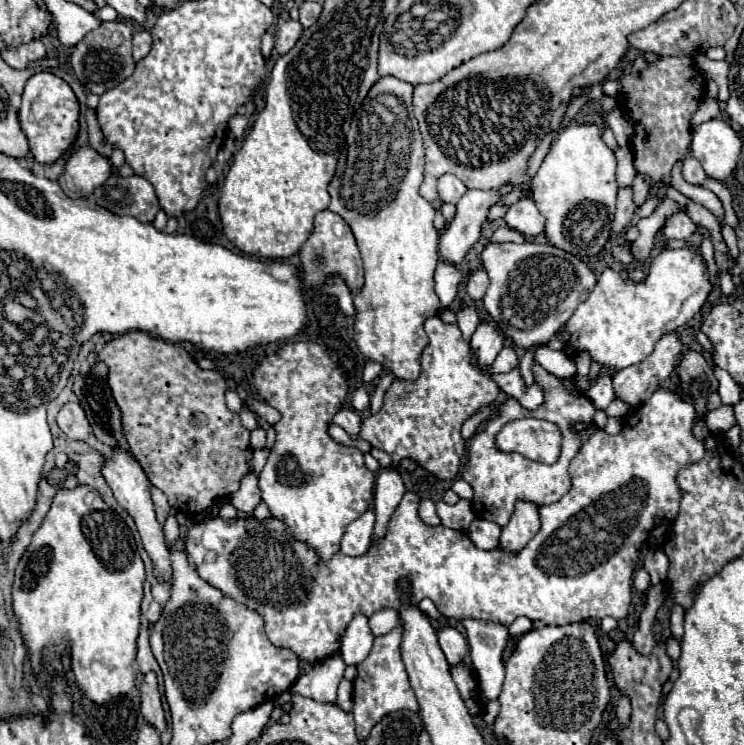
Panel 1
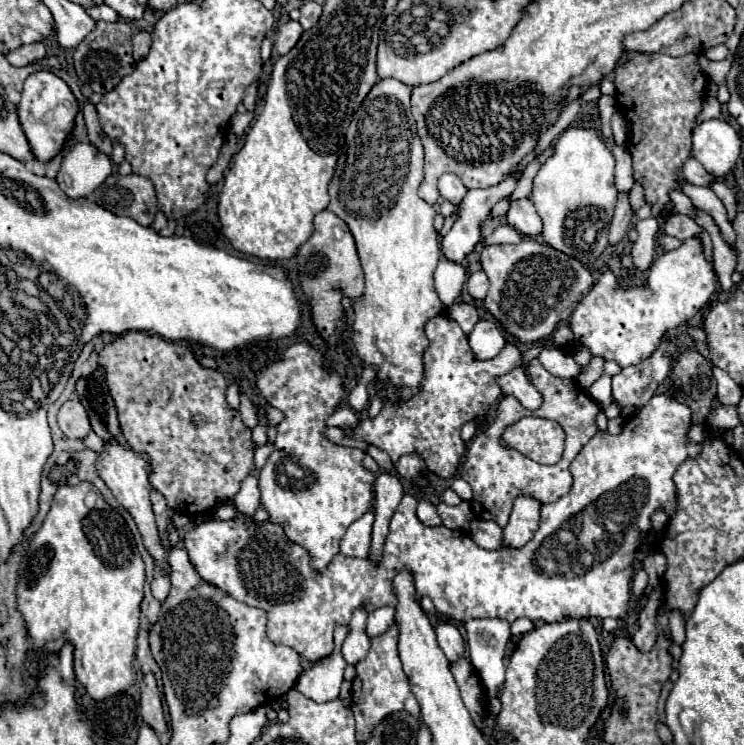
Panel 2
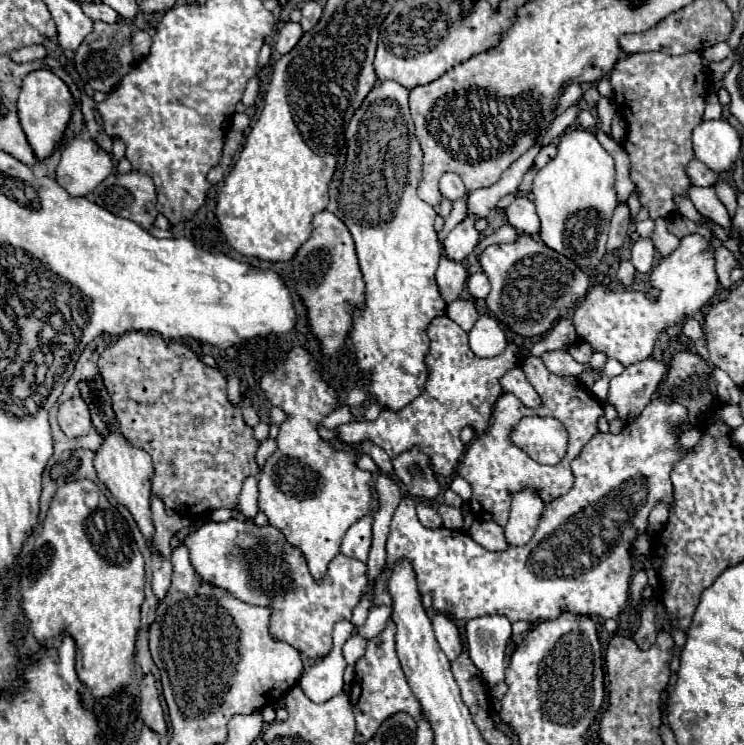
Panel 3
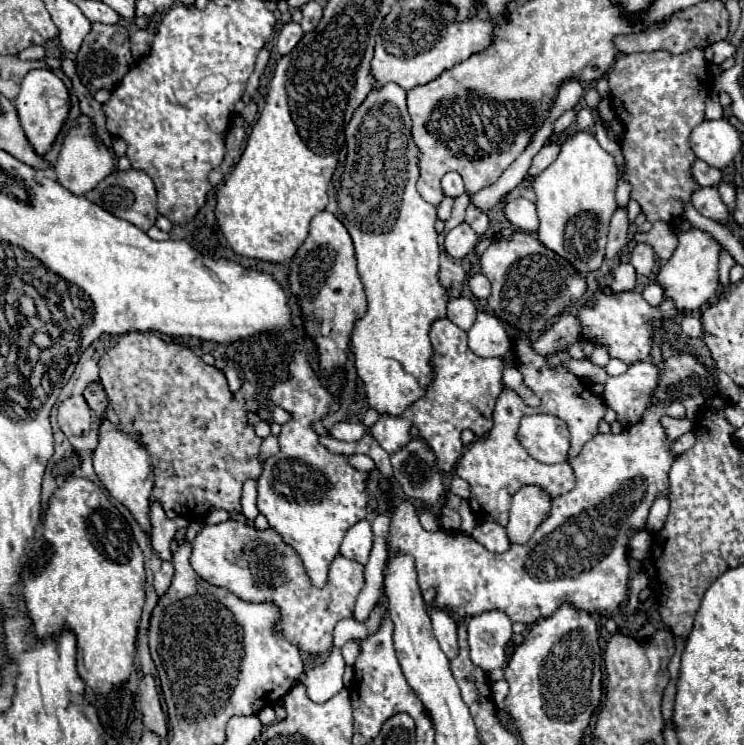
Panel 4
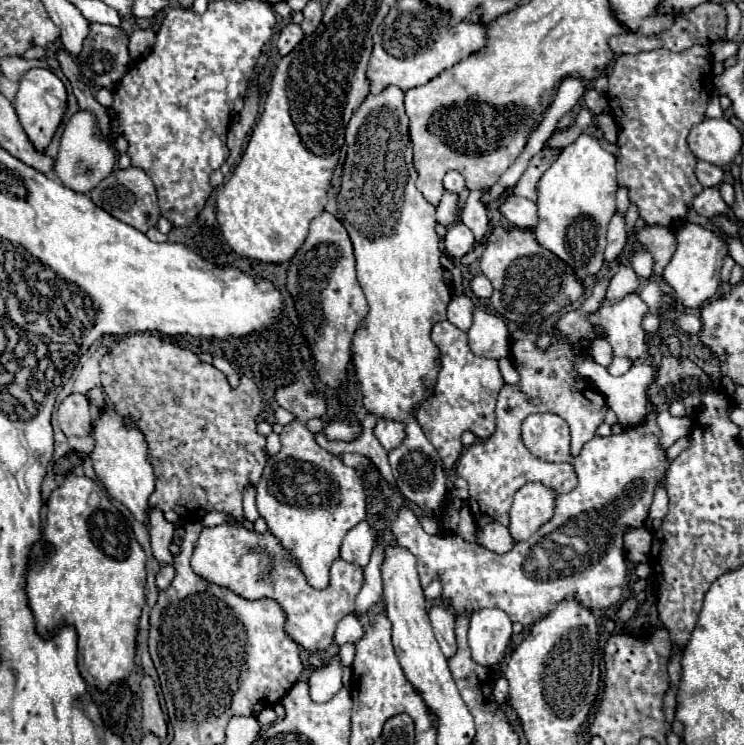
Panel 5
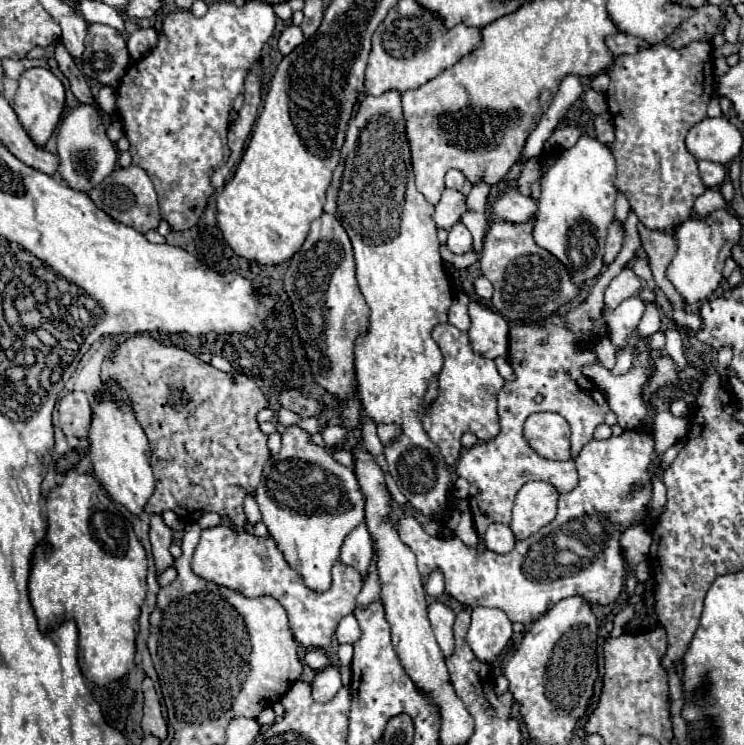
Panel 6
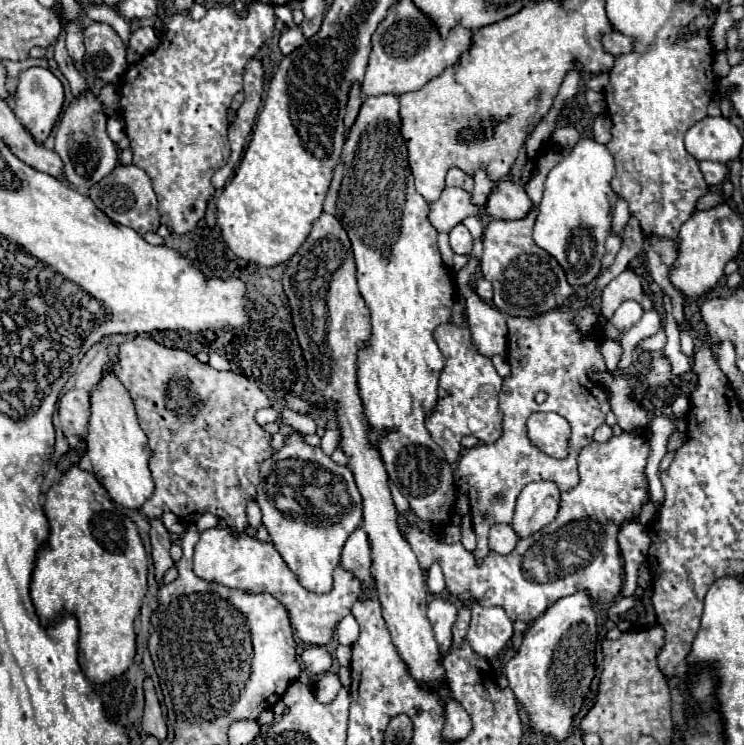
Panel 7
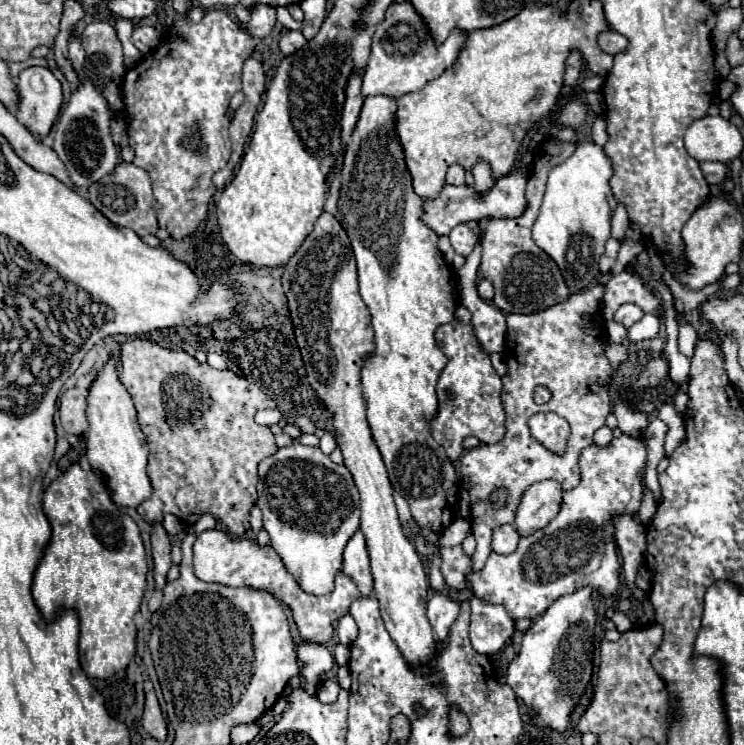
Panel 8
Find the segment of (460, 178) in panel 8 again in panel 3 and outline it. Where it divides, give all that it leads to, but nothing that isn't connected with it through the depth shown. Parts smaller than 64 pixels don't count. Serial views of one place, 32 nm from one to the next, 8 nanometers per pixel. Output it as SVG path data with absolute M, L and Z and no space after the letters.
M448 172L448 174L444 174L440 178L440 192L442 192L444 198L450 198L450 200L456 200L456 198L466 196L464 182L454 172Z

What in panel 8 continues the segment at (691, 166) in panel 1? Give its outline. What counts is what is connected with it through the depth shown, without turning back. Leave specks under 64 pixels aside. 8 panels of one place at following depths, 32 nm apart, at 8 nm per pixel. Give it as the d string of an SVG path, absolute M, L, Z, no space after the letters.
M700 162L700 168L708 184L720 184L726 176L726 164L722 162Z

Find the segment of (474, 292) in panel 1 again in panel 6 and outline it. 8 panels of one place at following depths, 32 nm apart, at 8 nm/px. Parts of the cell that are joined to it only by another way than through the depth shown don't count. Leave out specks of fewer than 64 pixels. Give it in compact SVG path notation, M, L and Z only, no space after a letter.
M480 276L480 278L474 282L474 292L476 292L476 296L478 296L480 300L490 300L490 298L492 298L492 284L490 284L484 276Z

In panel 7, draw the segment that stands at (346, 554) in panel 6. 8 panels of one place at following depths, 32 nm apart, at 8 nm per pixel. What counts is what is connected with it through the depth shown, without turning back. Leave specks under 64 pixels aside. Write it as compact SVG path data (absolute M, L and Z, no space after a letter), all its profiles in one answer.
M356 528L350 538L344 544L342 550L342 568L352 572L362 586L362 592L366 592L372 586L372 572L370 572L370 546L368 546L368 536L362 528Z

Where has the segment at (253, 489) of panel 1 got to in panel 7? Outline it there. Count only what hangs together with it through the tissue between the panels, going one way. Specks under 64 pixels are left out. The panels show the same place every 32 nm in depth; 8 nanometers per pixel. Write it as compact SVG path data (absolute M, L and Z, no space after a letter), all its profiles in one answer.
M250 502L246 512L248 512L248 522L250 522L252 530L258 530L258 528L262 526L262 512L260 512L258 504L256 504L256 502Z

